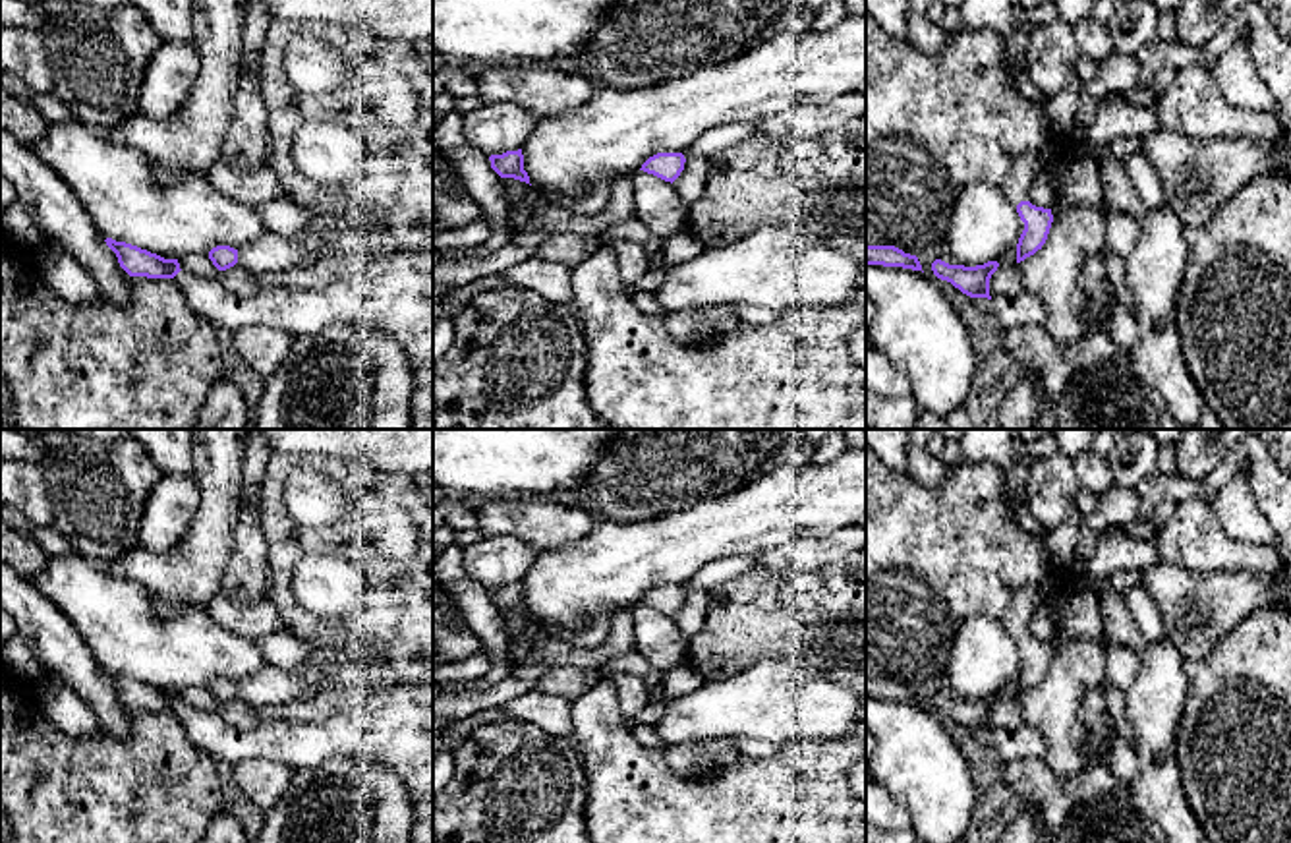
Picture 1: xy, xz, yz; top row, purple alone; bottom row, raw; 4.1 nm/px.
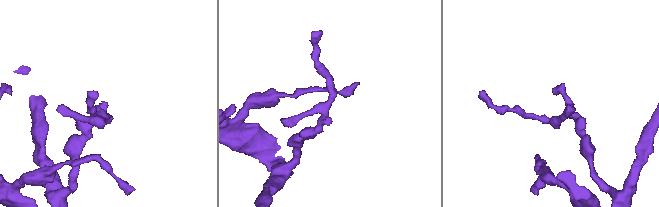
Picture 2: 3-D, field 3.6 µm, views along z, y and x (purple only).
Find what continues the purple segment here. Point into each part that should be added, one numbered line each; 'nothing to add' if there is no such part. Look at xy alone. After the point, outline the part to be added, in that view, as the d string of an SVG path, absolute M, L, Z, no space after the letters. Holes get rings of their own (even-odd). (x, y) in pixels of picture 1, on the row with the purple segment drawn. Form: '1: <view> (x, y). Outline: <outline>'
nothing to add

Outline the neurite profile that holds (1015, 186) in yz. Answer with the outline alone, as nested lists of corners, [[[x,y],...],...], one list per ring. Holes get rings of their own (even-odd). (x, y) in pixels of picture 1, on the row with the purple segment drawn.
[[[1042,151],[1022,153],[1015,159],[1011,170],[999,184],[1003,195],[1017,207],[1020,201],[1028,199],[1028,189],[1036,174],[1044,168]]]

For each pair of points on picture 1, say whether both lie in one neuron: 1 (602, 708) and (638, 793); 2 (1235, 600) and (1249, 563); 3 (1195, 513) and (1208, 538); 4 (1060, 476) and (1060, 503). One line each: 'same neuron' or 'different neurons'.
1: same neuron
2: different neurons
3: same neuron
4: same neuron

